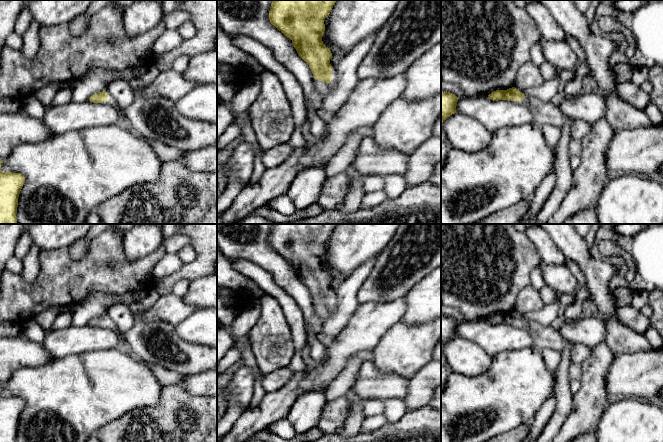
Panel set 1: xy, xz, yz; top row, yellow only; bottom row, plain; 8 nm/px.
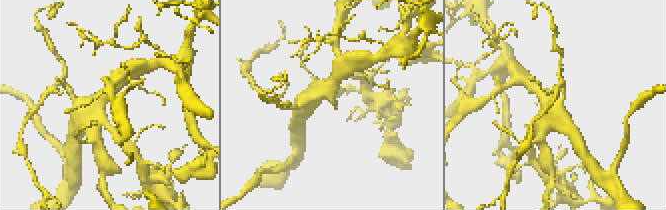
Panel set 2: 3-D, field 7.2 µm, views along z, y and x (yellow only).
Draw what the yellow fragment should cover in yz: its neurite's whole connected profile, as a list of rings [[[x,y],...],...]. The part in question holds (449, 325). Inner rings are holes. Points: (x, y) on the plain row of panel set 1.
[[[441,314],[441,346],[456,337],[458,323],[454,318]]]

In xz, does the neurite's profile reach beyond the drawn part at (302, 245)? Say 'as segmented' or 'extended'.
extended

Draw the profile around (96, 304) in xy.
[[[99,292],[91,293],[83,301],[73,306],[72,325],[76,327],[89,325],[93,318],[106,314],[108,308],[117,301],[117,296]]]

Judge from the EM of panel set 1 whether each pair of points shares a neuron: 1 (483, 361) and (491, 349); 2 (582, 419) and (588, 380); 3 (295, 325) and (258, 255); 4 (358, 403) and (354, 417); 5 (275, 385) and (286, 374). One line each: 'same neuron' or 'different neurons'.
1: different neurons
2: same neuron
3: different neurons
4: same neuron
5: same neuron

